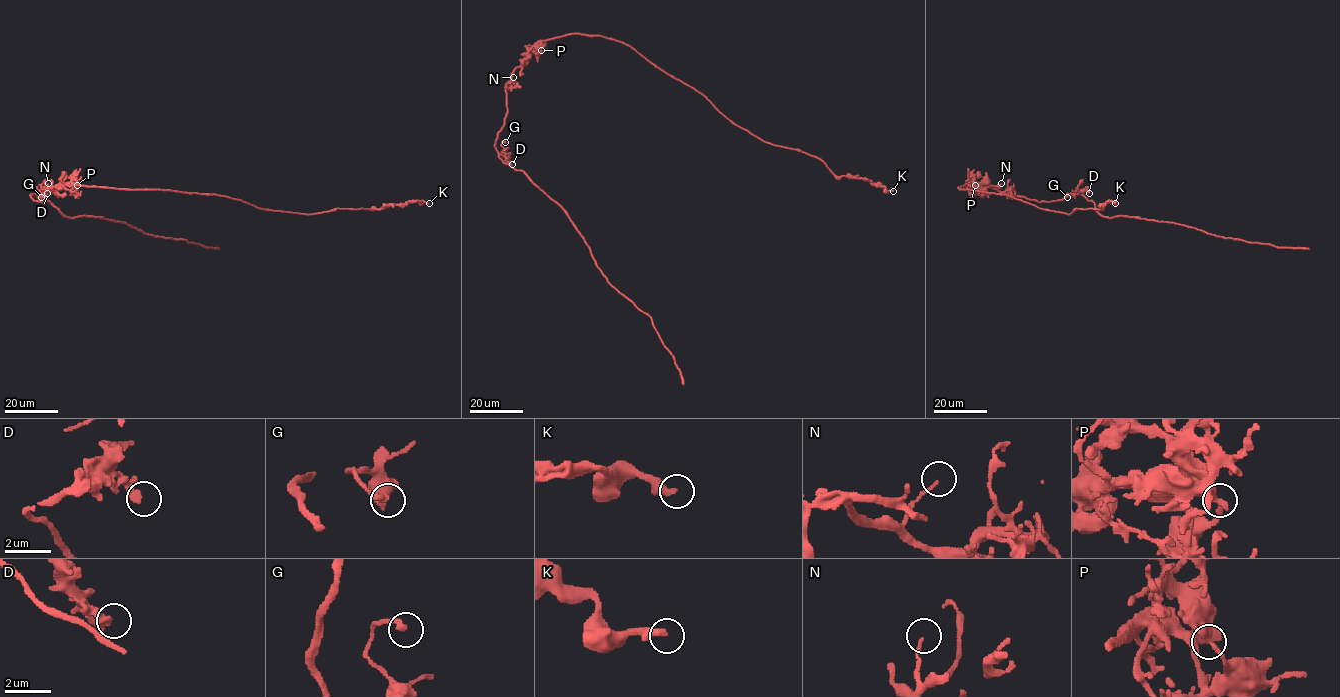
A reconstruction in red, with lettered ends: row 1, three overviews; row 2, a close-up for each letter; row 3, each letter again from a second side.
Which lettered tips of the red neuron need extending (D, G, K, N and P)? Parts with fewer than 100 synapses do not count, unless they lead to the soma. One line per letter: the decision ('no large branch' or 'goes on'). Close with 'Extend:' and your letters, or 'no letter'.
D: no large branch
G: no large branch
K: no large branch
N: no large branch
P: no large branch
Extend: no letter

